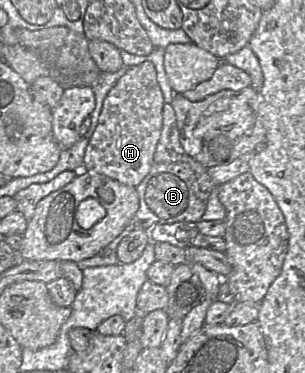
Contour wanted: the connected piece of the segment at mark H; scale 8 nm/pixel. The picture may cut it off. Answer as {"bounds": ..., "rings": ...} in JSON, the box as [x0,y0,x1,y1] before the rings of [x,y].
{"bounds":[84,61,165,187],"rings":[[[146,61],[128,68],[104,99],[98,124],[84,155],[86,171],[136,187],[149,173],[163,125],[165,101],[155,65]]]}

